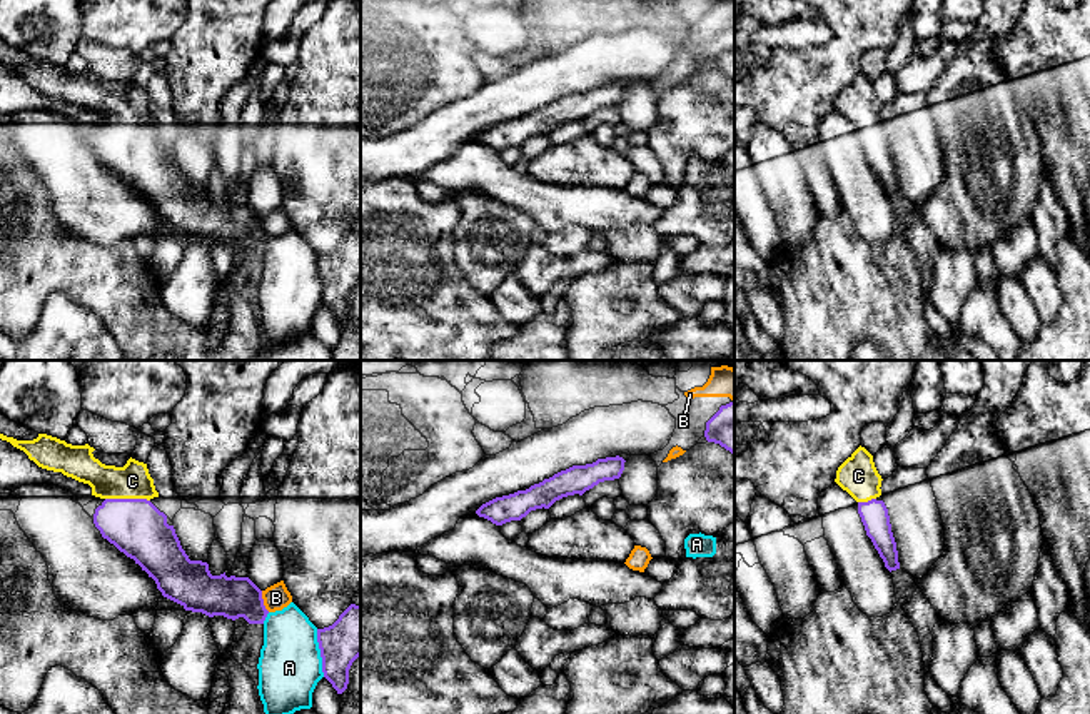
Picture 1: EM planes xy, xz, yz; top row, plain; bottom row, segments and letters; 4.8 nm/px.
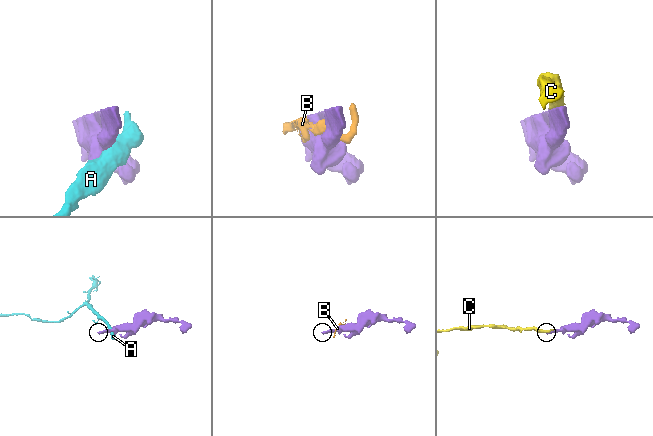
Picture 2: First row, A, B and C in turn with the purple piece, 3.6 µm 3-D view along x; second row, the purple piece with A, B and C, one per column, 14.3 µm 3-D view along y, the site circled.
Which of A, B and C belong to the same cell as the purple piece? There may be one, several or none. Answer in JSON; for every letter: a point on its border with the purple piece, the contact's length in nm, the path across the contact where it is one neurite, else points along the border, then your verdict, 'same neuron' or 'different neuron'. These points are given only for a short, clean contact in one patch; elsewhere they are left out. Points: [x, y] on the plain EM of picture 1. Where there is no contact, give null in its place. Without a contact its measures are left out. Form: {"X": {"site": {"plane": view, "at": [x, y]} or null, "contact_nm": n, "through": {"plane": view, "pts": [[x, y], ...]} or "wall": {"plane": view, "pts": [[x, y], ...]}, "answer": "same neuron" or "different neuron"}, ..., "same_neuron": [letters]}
{"A": {"site": {"plane": "xy", "at": [321, 279]}, "contact_nm": 240, "answer": "different neuron"}, "B": {"site": {"plane": "xy", "at": [262, 227]}, "contact_nm": 110, "answer": "different neuron"}, "C": {"site": {"plane": "xy", "at": [127, 125]}, "contact_nm": 220, "answer": "same neuron"}, "same_neuron": ["C"]}

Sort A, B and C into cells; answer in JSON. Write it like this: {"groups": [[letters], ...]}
{"groups": [["A"], ["B"], ["C"]]}

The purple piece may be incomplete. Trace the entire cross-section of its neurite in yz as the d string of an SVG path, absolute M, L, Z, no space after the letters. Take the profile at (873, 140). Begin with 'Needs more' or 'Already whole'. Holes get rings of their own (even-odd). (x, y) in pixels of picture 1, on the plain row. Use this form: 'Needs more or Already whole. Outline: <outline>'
Needs more. Outline: M858 73L836 97L835 108L858 128L858 140L866 162L891 199L900 195L896 168L891 158L888 135L881 122L881 102L878 100L873 82Z

